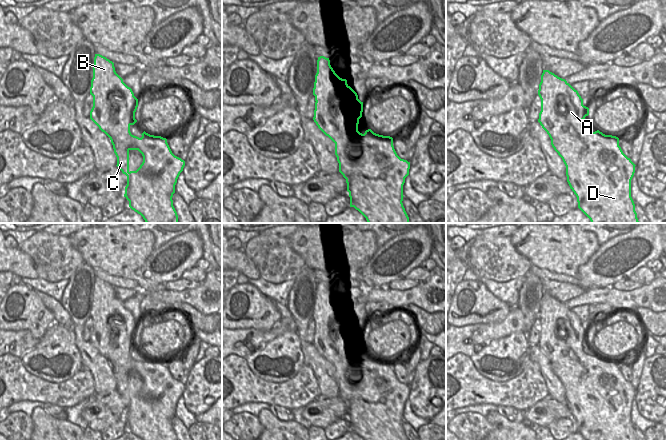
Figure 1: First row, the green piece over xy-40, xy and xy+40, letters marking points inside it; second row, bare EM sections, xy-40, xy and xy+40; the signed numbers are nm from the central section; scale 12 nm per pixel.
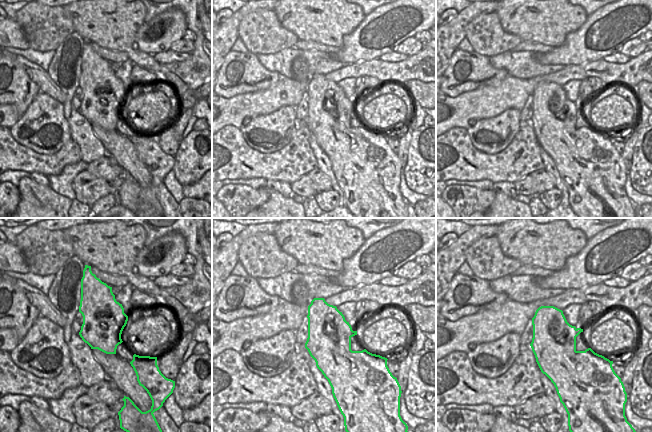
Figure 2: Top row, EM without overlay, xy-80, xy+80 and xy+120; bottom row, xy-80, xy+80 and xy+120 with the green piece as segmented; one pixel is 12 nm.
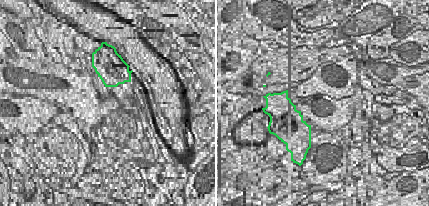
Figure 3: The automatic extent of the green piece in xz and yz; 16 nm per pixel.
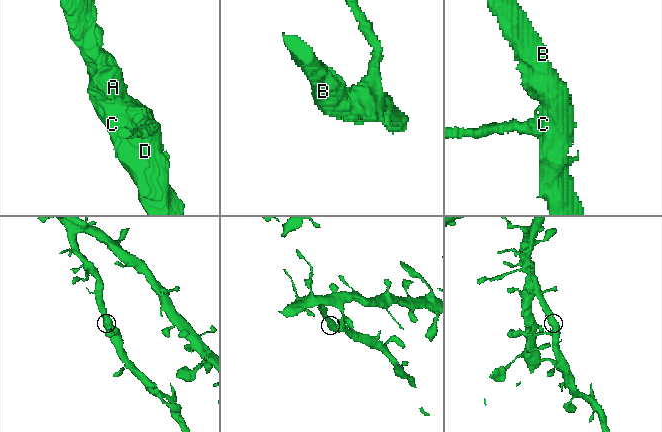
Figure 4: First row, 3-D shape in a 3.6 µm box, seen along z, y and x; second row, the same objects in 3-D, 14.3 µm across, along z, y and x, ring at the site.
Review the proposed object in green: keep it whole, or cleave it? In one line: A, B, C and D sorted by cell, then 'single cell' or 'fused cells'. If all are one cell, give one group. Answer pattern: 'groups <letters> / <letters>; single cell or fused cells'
groups A B C D; single cell

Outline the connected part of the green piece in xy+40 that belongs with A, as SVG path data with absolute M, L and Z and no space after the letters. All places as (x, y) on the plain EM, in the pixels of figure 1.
M543 294L538 319L541 335L538 346L551 363L551 369L566 390L567 406L577 421L578 432L586 440L637 440L631 421L631 404L635 388L619 370L619 362L599 354L586 355L583 344L589 332L565 303Z

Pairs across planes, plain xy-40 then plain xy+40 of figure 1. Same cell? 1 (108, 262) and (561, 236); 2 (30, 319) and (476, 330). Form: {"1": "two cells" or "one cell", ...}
{"1": "one cell", "2": "two cells"}

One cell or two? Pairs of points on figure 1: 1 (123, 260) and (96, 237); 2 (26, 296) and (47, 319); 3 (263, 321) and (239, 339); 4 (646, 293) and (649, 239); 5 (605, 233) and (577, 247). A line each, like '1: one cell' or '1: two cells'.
1: one cell
2: one cell
3: two cells
4: two cells
5: two cells

